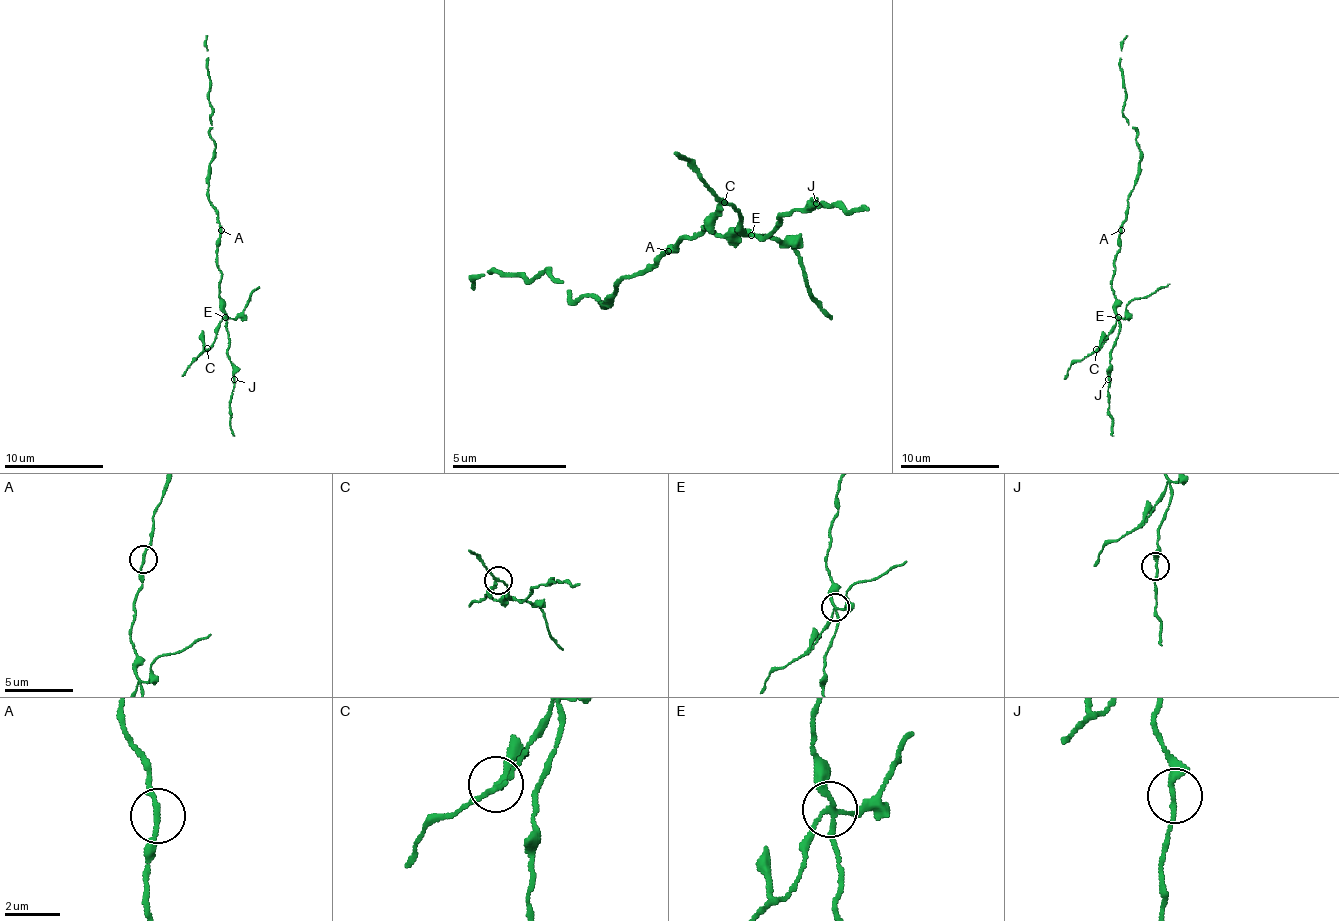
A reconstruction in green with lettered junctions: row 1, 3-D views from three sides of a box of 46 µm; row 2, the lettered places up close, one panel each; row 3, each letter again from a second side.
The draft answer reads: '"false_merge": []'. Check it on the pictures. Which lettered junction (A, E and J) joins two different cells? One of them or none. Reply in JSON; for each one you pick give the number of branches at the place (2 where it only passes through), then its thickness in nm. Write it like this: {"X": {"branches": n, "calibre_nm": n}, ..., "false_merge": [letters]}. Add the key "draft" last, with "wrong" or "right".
{"E": {"branches": 4, "calibre_nm": 180}, "false_merge": ["E"], "draft": "wrong"}

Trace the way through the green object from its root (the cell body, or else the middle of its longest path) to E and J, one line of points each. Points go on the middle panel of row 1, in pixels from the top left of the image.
E: (668, 251), (680, 249), (676, 243), (683, 243), (685, 237), (699, 231), (713, 229), (721, 235), (749, 234)
J: (668, 251), (680, 249), (676, 243), (699, 231), (774, 232), (782, 214), (814, 201)

